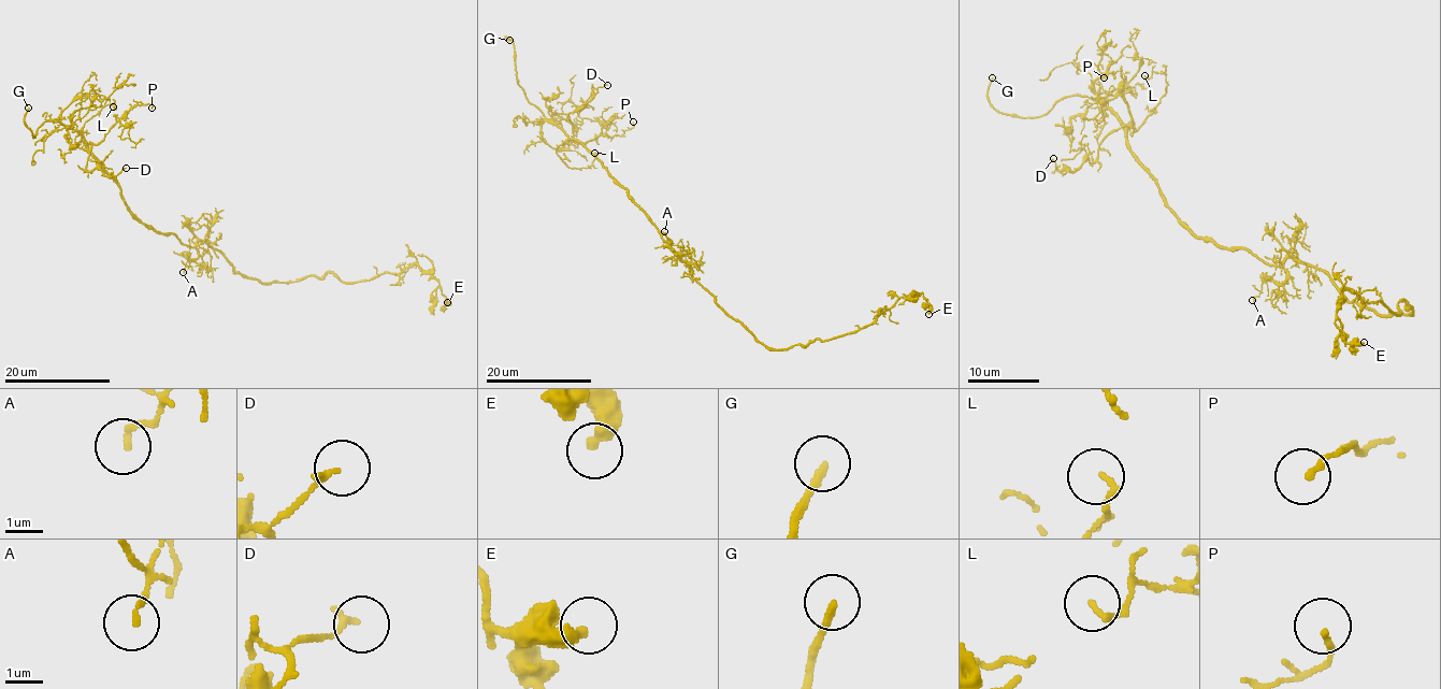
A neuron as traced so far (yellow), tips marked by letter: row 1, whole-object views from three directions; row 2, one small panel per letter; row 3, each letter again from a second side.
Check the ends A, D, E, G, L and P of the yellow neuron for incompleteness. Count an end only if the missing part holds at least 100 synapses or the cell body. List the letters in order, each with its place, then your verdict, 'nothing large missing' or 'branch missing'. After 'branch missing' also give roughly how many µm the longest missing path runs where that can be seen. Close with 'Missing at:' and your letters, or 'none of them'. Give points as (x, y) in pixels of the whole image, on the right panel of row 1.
A: (1252, 300) | nothing large missing
D: (1053, 158) | nothing large missing
E: (1364, 342) | nothing large missing
G: (992, 77) | branch missing | 15 µm
L: (1144, 75) | nothing large missing
P: (1104, 77) | nothing large missing
Missing at: G

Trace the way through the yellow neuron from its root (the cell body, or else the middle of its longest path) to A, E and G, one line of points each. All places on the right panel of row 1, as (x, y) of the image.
A: (1288, 257), (1283, 264), (1286, 278), (1280, 283), (1265, 281), (1252, 300)
E: (1288, 257), (1382, 315), (1412, 310), (1345, 289), (1335, 326), (1364, 342)
G: (1288, 257), (1268, 267), (1198, 238), (1104, 104), (1069, 96), (1042, 115), (1011, 117), (990, 102), (992, 77)

